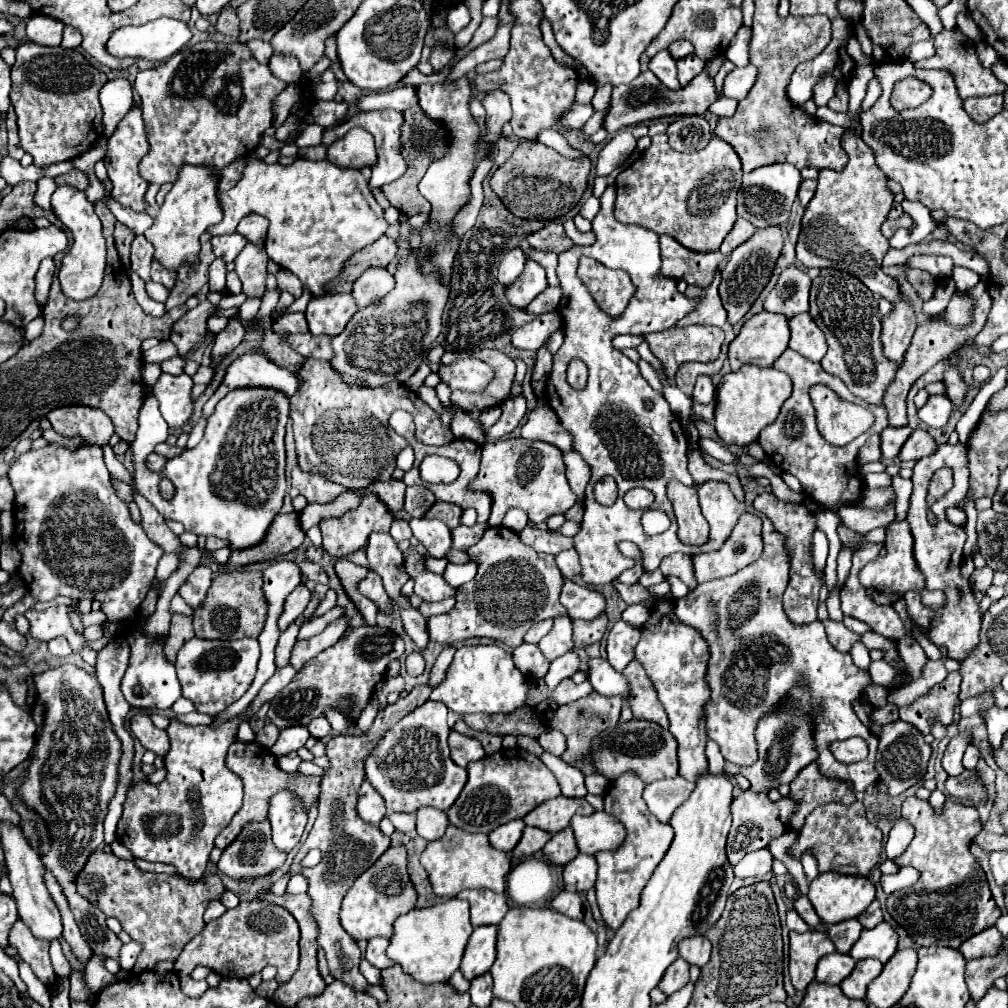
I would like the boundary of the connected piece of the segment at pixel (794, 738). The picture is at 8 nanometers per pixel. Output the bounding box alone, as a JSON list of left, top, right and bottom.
[723,688,816,792]

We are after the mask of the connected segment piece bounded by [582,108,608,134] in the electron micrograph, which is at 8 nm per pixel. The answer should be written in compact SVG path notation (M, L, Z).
M608 108L596 112L596 116L592 116L592 120L588 120L588 126L583 126L582 130L584 130L586 134L594 134L594 132L598 132L598 130L602 128L602 122L604 122L606 114L608 114Z

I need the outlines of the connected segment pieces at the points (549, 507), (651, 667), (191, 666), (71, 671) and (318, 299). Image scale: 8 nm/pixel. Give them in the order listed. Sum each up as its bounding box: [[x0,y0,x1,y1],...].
[[470,438,576,527],[612,580,710,782],[176,638,260,716],[16,664,122,958],[306,294,358,336]]

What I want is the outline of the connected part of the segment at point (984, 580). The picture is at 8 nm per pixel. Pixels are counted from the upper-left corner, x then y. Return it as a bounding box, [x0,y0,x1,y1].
[970,568,992,590]

